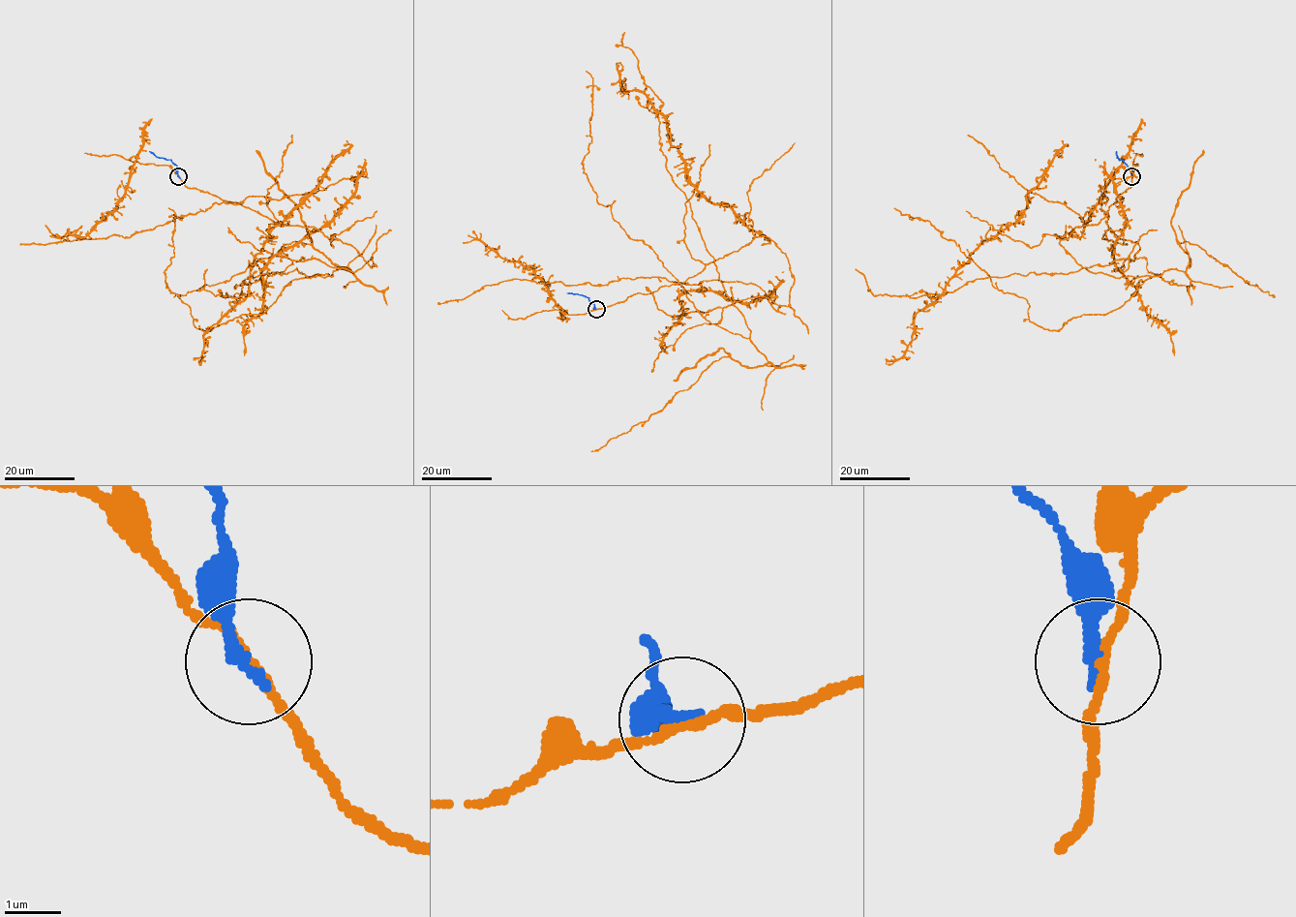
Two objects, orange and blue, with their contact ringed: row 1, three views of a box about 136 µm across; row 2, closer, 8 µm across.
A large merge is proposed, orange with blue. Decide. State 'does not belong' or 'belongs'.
does not belong

